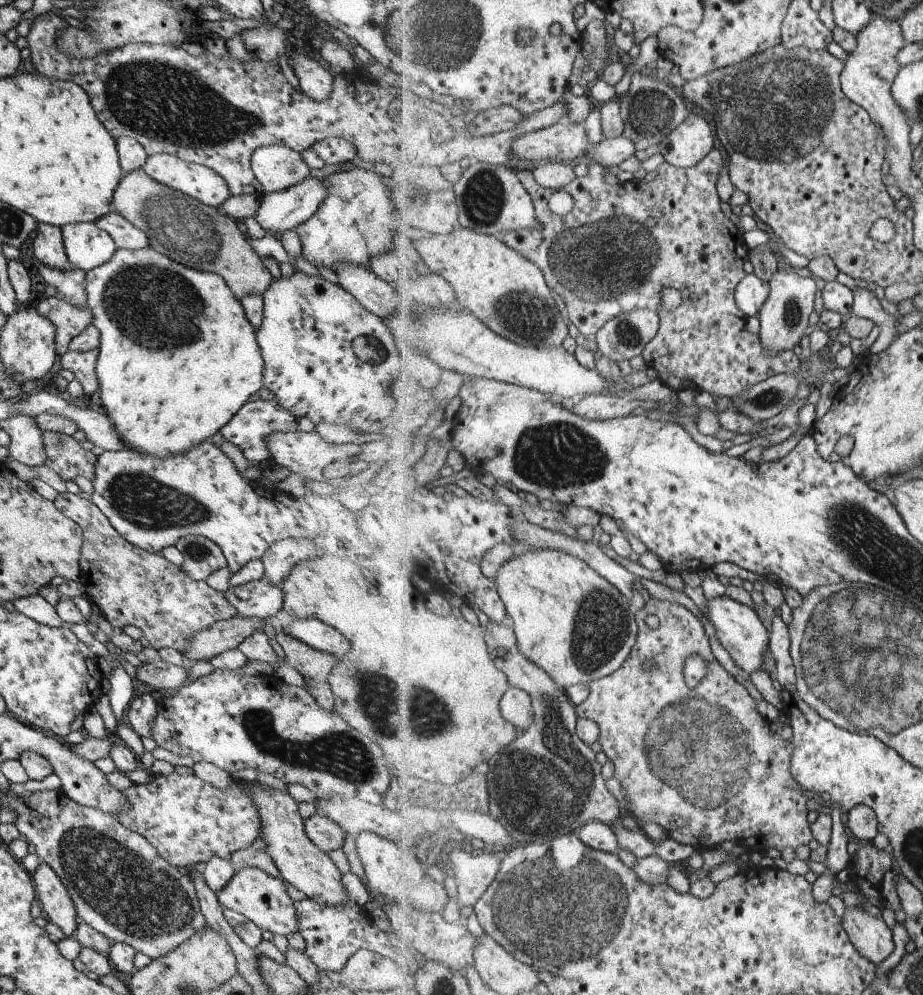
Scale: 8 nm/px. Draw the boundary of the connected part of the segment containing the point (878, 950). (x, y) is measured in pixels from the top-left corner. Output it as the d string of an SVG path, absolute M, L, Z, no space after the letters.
M855 905L846 908L842 923L851 942L875 964L879 965L894 953L894 931L881 916L871 916L863 907Z

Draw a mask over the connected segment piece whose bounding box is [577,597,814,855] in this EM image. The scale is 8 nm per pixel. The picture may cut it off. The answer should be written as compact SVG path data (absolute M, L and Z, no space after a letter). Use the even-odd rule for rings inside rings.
M650 597L643 609L637 611L636 617L640 626L638 636L638 644L633 646L633 654L629 657L625 664L609 676L598 681L589 683L590 695L582 705L577 706L578 716L589 718L598 722L600 726L599 743L604 754L616 766L615 778L620 781L621 792L627 802L627 811L638 821L639 825L646 822L656 822L667 829L669 837L676 842L688 844L693 849L707 853L709 848L715 850L725 840L729 842L743 843L756 855L756 848L759 846L760 851L766 850L768 847L777 849L777 846L787 848L787 846L803 846L809 844L814 839L812 824L809 824L807 816L809 809L813 803L805 796L805 789L798 783L798 780L792 773L792 759L794 758L794 744L789 740L783 740L779 734L773 732L769 728L770 721L759 714L757 710L756 698L749 694L749 690L745 686L741 686L723 666L721 662L715 658L713 648L709 644L709 636L705 632L703 622L691 612L687 610L683 604L677 602L669 602L669 600L659 600L659 598ZM699 655L708 664L707 674L699 683L697 688L691 688L686 683L684 668L689 657ZM652 661L654 667L646 669L646 662ZM731 808L737 808L740 815L734 819L727 818L727 812Z

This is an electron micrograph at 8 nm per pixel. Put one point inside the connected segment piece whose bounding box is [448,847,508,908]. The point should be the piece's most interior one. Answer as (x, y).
(475, 872)

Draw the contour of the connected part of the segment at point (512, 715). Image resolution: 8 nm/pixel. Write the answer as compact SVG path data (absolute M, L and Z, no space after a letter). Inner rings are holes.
M510 685L510 689L500 702L500 710L505 720L514 724L520 733L526 731L535 722L531 695L519 687Z

